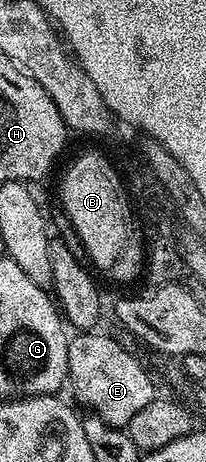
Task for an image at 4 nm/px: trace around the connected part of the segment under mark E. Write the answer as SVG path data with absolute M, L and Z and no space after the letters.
M81 331L69 337L67 385L77 396L76 404L81 404L92 416L102 417L109 425L128 427L136 413L155 400L159 390L153 386L140 359L131 350L124 349L115 338L101 332Z

